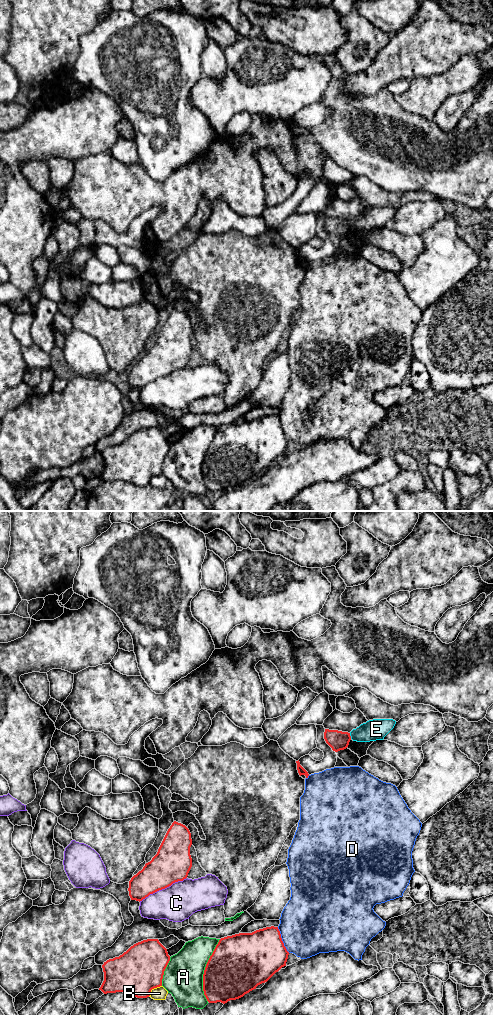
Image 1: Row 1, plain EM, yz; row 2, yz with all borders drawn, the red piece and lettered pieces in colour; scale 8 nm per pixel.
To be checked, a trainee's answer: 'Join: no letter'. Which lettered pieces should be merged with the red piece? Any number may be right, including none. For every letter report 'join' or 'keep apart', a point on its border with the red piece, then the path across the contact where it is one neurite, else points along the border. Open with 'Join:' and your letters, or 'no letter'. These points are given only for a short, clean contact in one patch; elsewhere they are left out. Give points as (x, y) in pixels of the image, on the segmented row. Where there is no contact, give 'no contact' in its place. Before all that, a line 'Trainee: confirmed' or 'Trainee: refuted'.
Trainee: confirmed
Join: no letter
A: keep apart; meets red in yz at (204, 970)
B: keep apart; meets red in yz at (153, 988)
C: keep apart; meets red in yz at (162, 888)
D: keep apart; meets red in yz at (281, 940)
E: keep apart; meets red in yz at (350, 736); border along yz (349, 733), (351, 738)

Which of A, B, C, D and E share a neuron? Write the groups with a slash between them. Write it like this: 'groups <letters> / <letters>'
groups A / B / C / D / E

